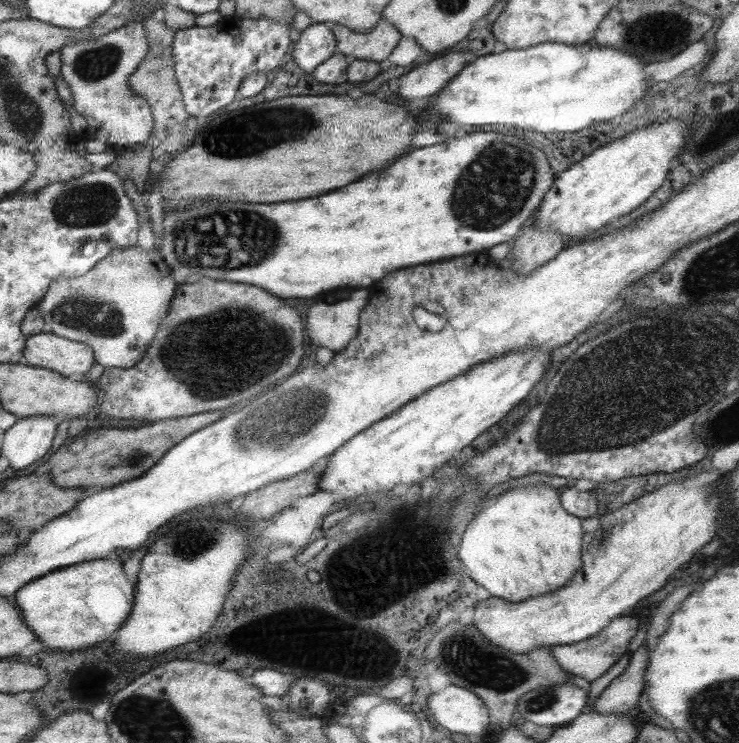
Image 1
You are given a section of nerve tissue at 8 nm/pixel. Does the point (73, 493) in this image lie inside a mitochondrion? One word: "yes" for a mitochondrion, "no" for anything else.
no

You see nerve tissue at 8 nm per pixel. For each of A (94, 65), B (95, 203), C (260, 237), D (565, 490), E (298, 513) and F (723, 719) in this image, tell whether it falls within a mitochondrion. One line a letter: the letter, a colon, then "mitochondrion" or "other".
A: mitochondrion
B: mitochondrion
C: mitochondrion
D: other
E: other
F: mitochondrion

